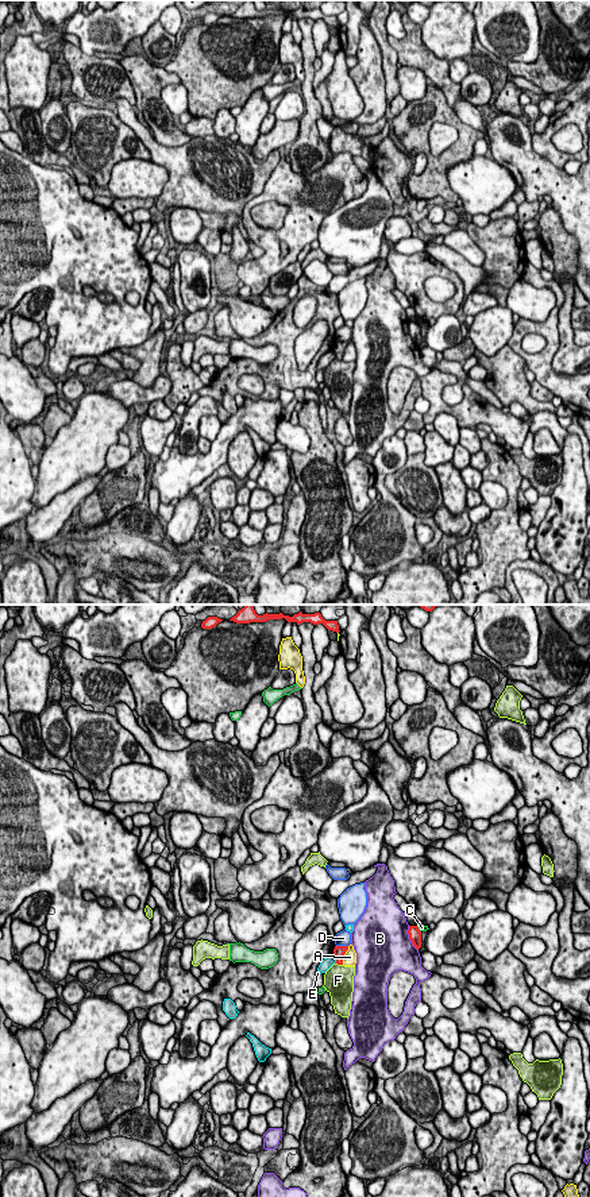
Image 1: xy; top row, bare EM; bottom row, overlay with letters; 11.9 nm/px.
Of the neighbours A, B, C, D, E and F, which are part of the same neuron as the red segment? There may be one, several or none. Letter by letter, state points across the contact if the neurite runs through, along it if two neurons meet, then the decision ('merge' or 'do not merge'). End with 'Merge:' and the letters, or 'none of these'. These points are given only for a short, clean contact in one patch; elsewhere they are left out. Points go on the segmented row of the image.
A: do not merge
B: do not merge
C: do not merge
D: border xy (351, 943), (336, 946); do not merge
E: do not merge
F: do not merge
Merge: none of these

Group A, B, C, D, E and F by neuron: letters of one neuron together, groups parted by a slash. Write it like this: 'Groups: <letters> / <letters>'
Groups: A / B / C / D / E / F

